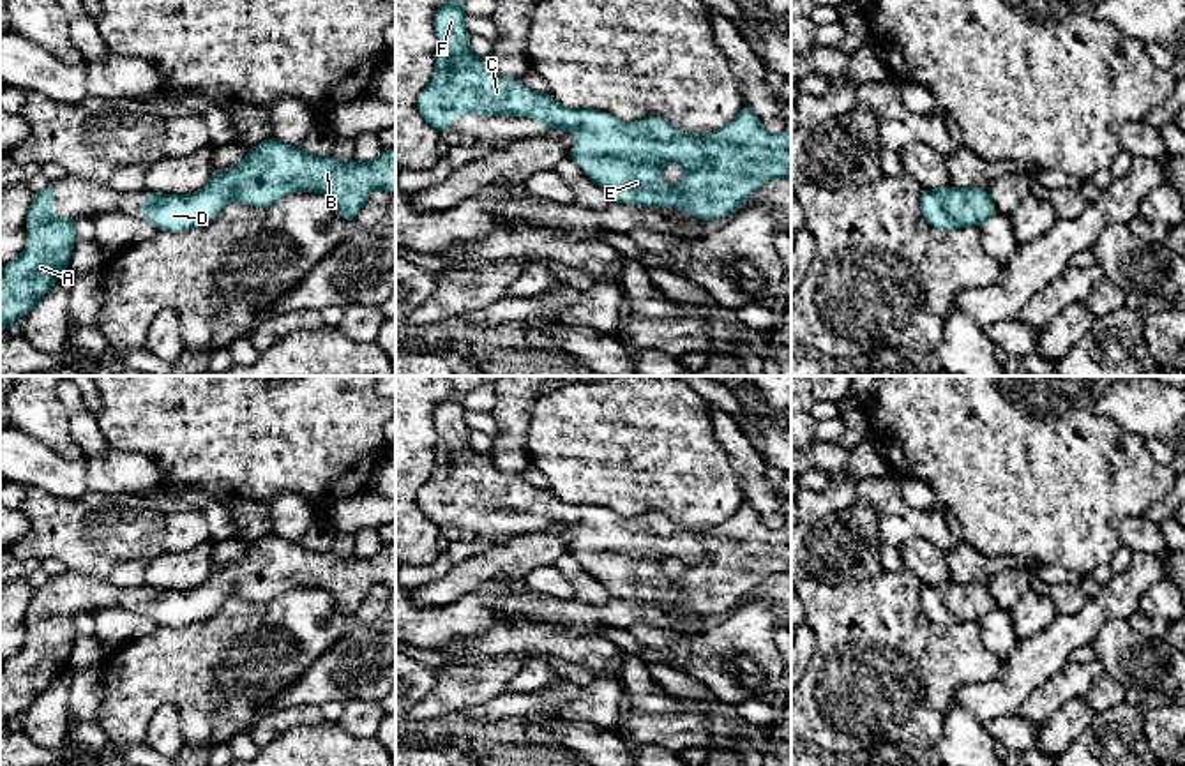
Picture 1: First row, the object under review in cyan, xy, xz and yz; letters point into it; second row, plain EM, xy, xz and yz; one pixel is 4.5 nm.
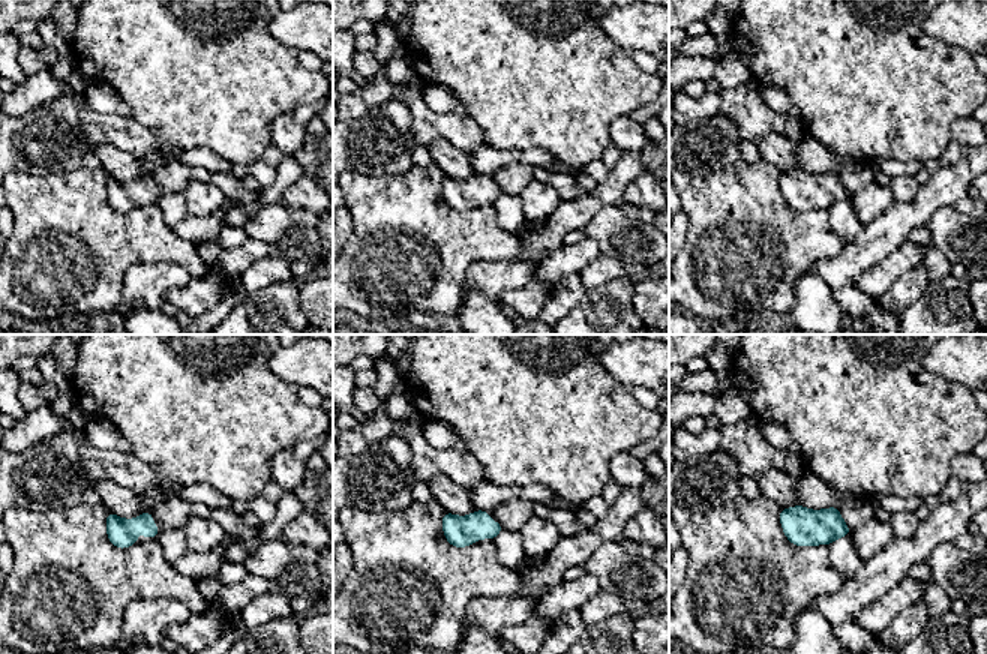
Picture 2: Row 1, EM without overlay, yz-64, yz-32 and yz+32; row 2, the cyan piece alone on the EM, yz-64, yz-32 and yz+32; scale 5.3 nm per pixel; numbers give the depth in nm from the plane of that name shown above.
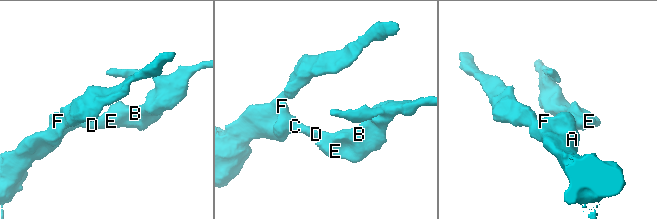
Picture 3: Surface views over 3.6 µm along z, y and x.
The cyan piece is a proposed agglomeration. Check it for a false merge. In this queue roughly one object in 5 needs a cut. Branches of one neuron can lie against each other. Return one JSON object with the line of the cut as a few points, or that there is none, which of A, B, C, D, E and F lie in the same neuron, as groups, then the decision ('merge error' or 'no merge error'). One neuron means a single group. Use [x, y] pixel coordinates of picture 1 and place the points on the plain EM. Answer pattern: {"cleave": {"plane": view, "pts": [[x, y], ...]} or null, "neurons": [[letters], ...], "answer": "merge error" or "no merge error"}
{"cleave": null, "neurons": [["A", "B", "C", "D", "E", "F"]], "answer": "no merge error"}

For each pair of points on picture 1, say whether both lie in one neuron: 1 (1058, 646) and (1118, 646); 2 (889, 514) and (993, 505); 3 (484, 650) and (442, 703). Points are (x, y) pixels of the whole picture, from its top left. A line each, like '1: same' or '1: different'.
1: different
2: different
3: different

